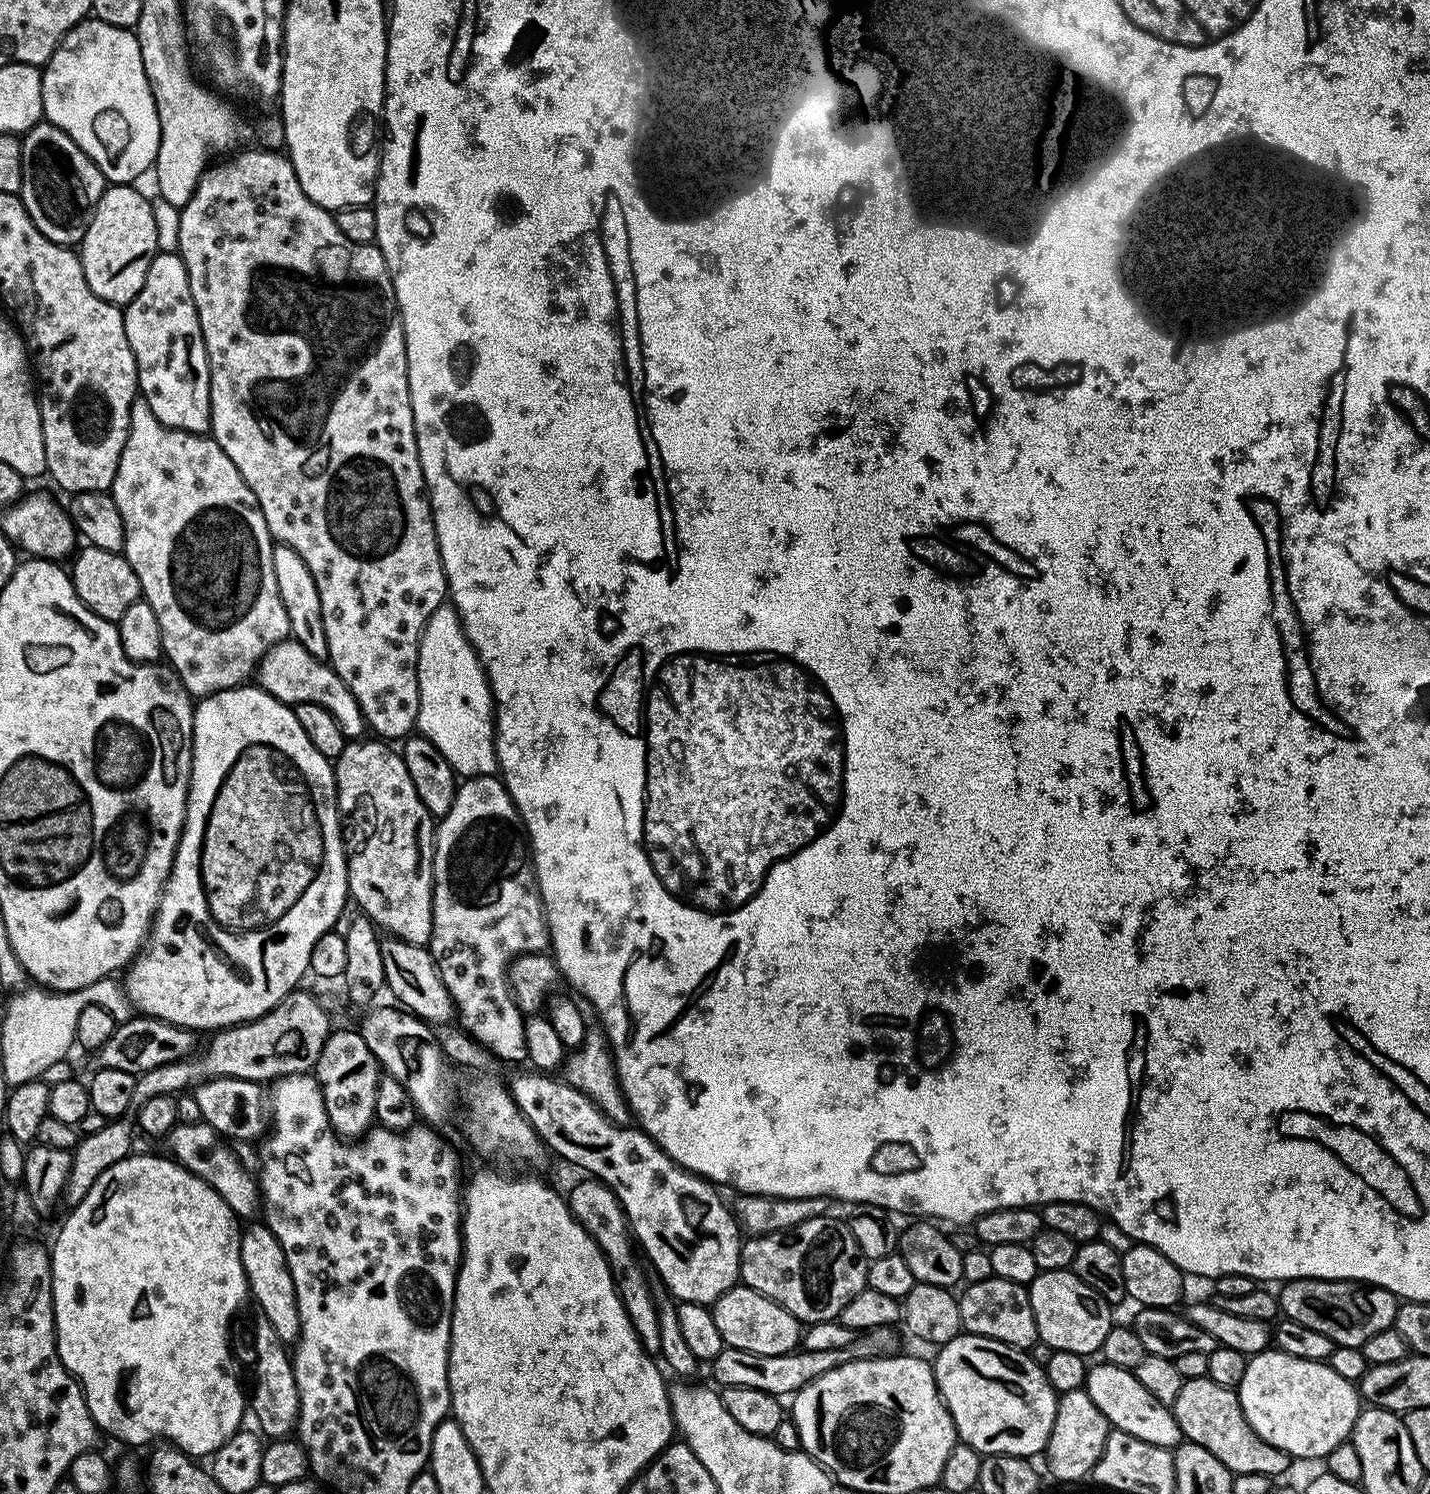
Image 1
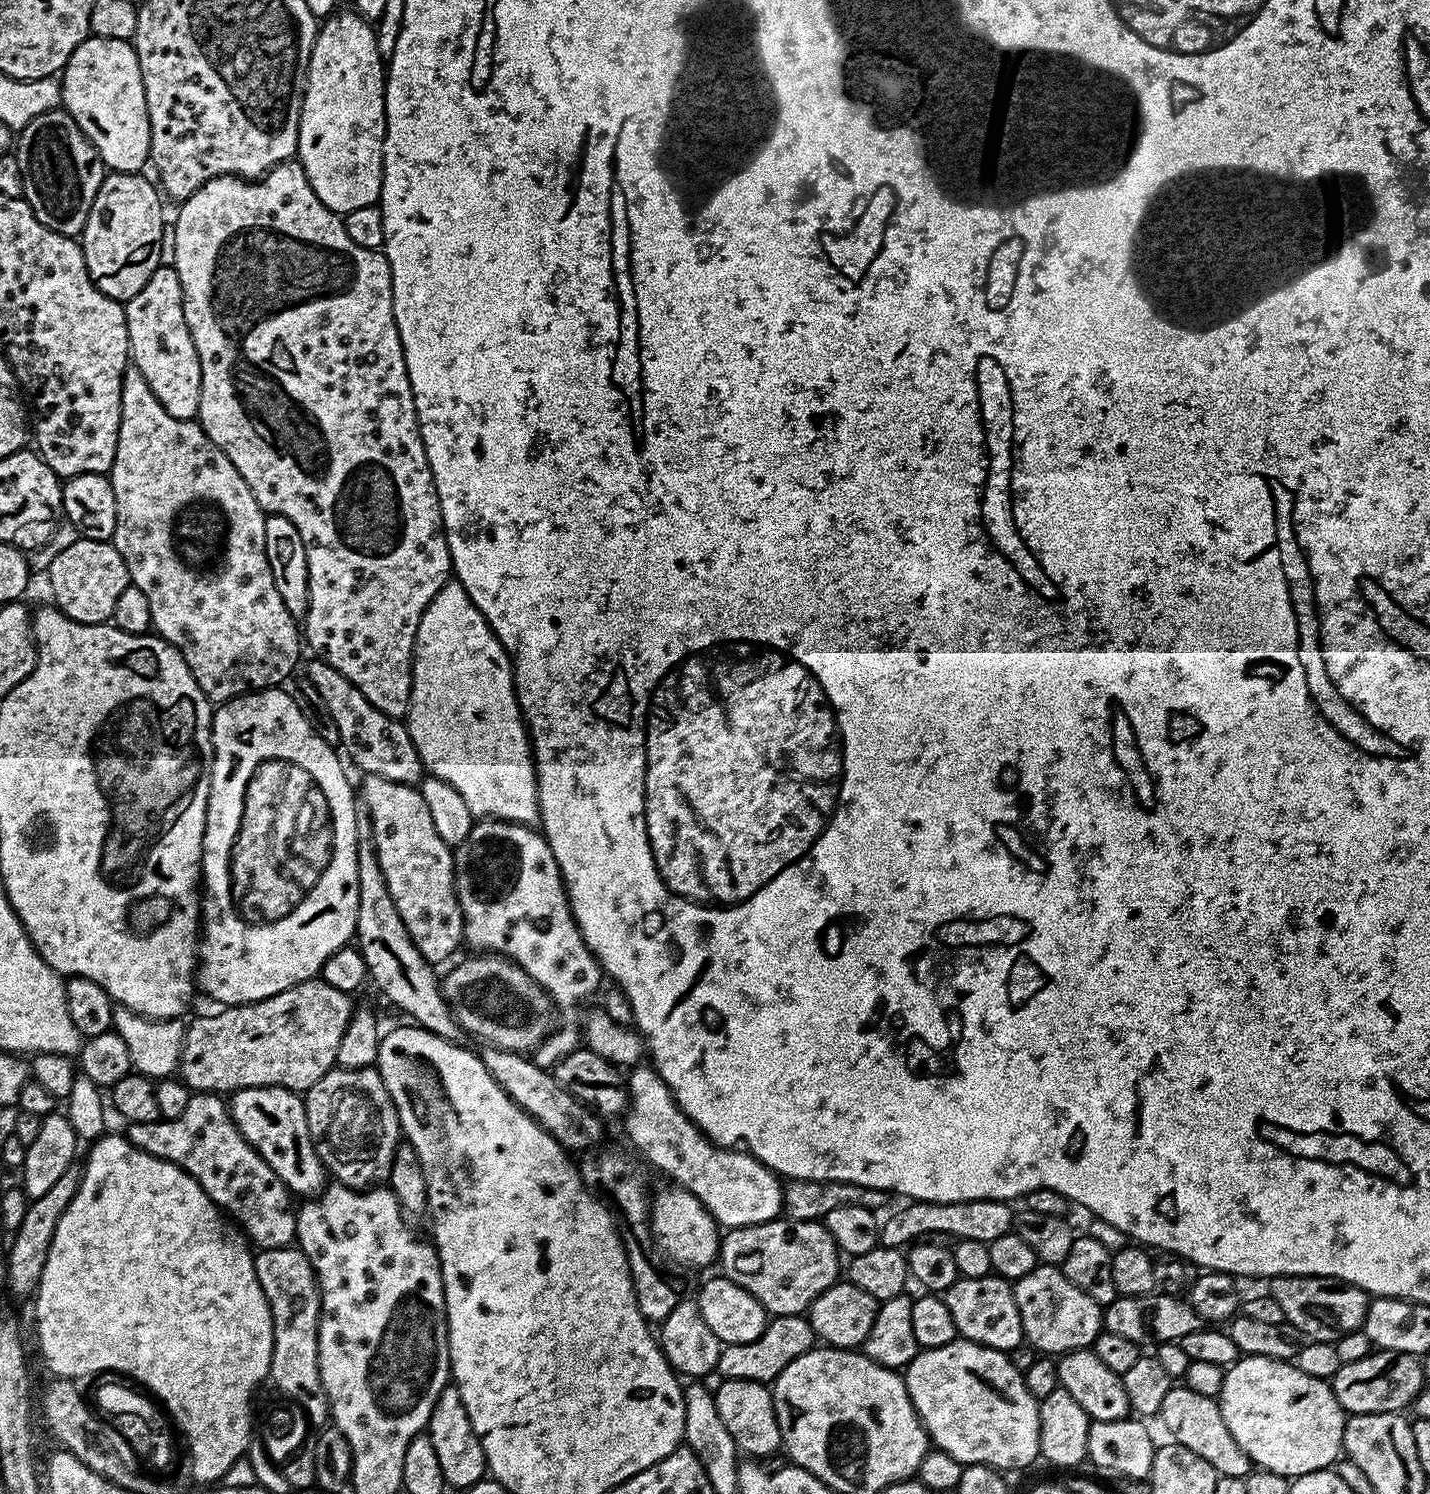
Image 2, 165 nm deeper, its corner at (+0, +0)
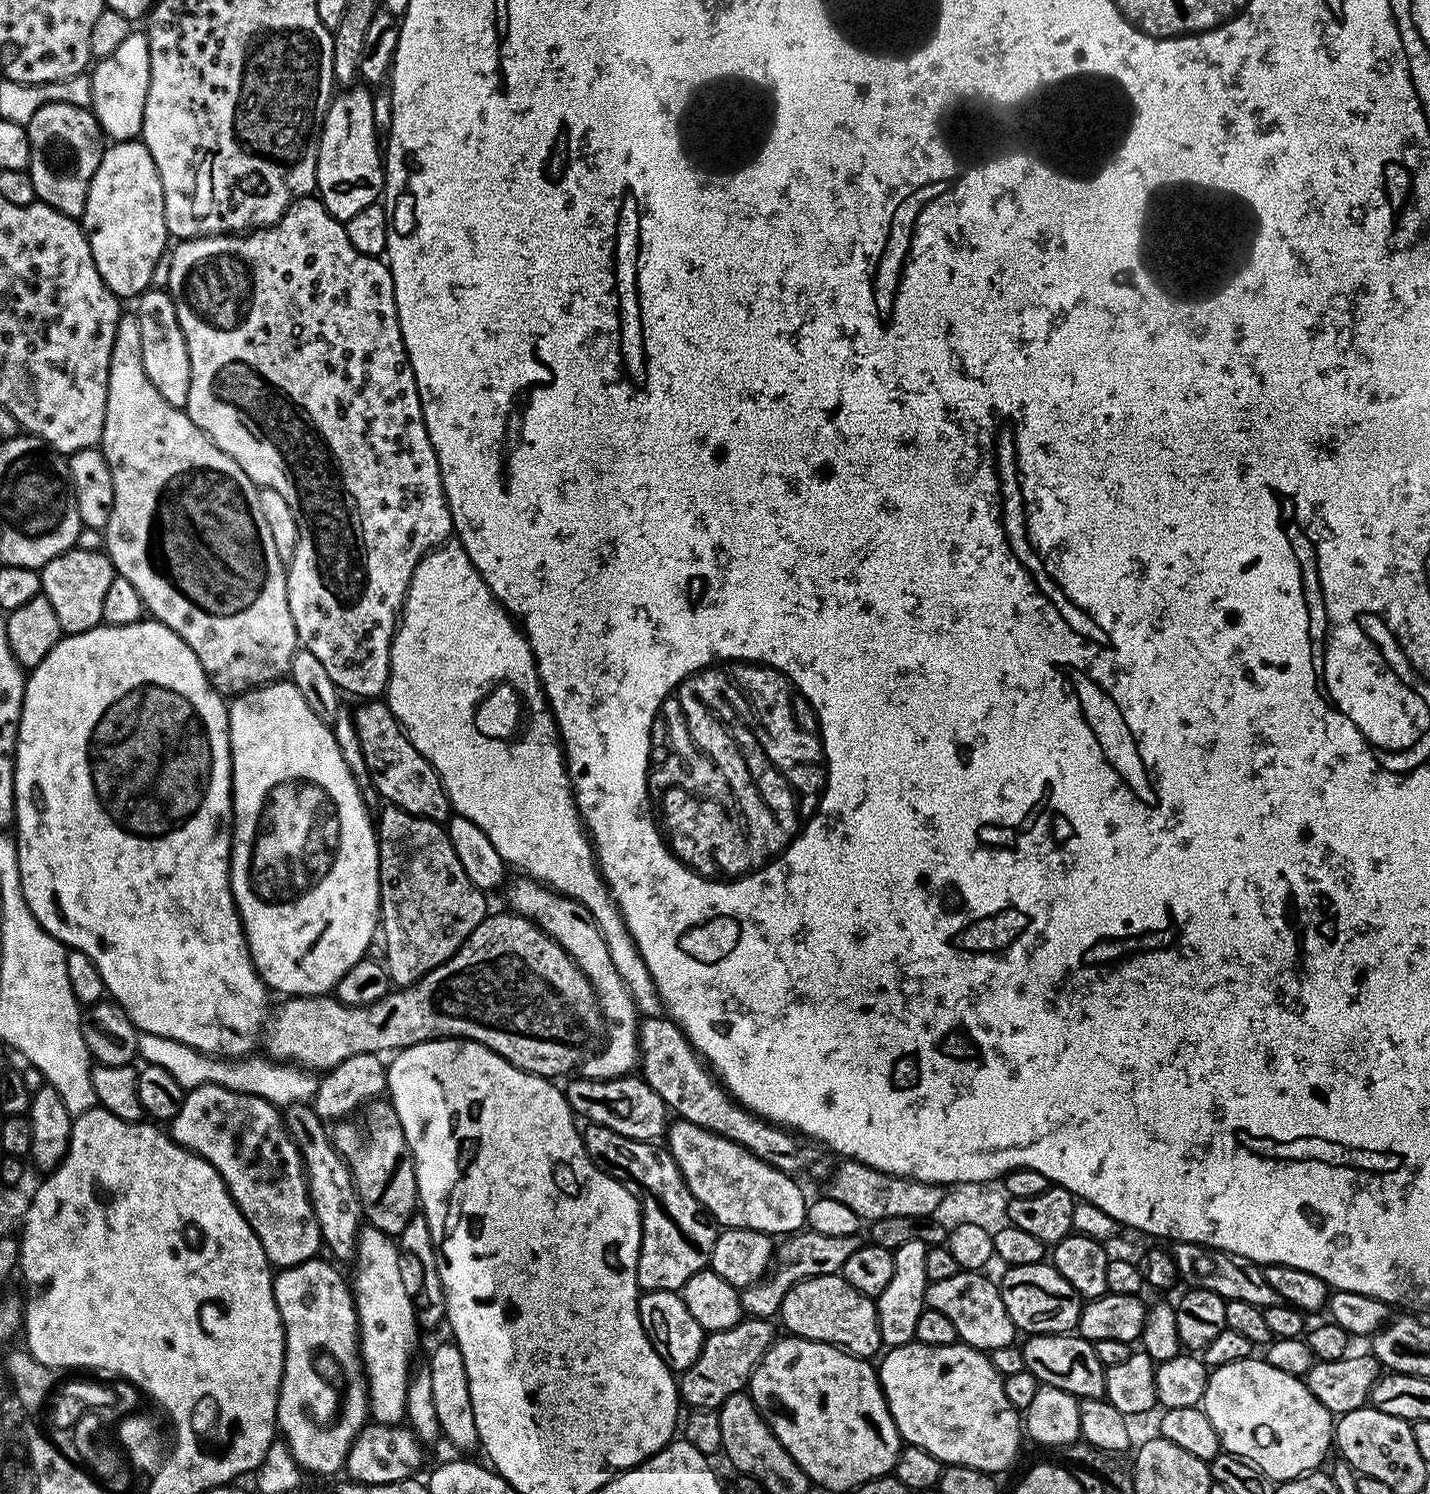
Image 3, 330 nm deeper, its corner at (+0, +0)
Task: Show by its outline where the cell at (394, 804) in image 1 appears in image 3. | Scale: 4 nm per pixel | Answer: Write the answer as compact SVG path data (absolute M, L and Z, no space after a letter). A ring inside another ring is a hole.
M381 807L376 834L380 841L380 923L388 978L393 985L408 988L417 984L430 970L445 964L464 944L464 940L484 921L485 893L466 878L454 846L450 846L443 823L418 818L401 808Z

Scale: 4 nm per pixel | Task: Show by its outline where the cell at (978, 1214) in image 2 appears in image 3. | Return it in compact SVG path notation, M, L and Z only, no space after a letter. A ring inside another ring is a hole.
M804 1230L799 1233L787 1235L781 1245L780 1243L773 1251L772 1263L764 1276L760 1277L750 1287L741 1289L740 1304L745 1313L753 1319L771 1319L780 1310L781 1300L793 1285L799 1281L807 1280L810 1277L834 1276L843 1271L846 1259L855 1250L860 1250L865 1237L861 1233L854 1235L834 1235L818 1234L811 1230Z

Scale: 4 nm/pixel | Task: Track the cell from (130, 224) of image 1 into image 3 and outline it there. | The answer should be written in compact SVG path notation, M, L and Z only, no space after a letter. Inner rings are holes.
M143 139L118 140L105 147L102 158L98 162L98 170L94 170L90 190L86 194L82 227L87 233L94 266L98 266L98 274L102 274L102 282L106 282L106 286L117 298L125 298L124 296L136 298L140 293L148 291L154 266L160 255L169 247L170 237L164 217L162 182L158 178L154 158L150 158L150 150L146 150Z

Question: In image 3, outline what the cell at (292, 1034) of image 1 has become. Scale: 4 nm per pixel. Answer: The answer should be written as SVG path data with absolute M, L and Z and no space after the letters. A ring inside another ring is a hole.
M503 910L504 912L496 912L493 914L485 915L484 921L472 932L468 937L464 940L464 944L460 949L451 956L450 959L445 964L440 964L434 970L430 970L426 973L422 979L420 979L417 984L411 984L408 988L400 988L399 990L389 991L387 996L384 996L378 1002L374 1002L370 1006L350 1006L349 1004L343 1004L340 1000L336 999L335 995L325 994L322 996L293 996L291 998L285 999L283 1002L285 1004L275 1005L274 1011L271 1013L270 1019L266 1024L266 1031L262 1036L262 1044L263 1047L268 1047L267 1055L271 1057L271 1059L277 1062L287 1062L289 1064L298 1064L301 1068L305 1070L311 1070L313 1073L320 1074L325 1070L331 1070L337 1068L342 1061L346 1058L350 1058L351 1056L357 1056L358 1054L366 1054L367 1052L373 1054L385 1054L384 1052L391 1053L393 1050L399 1050L401 1048L409 1048L410 1046L414 1046L415 1044L421 1044L422 1042L426 1042L427 1040L447 1040L449 1038L455 1038L457 1040L476 1040L482 1046L486 1046L490 1050L494 1050L498 1055L502 1058L506 1058L509 1060L514 1067L521 1068L524 1072L529 1072L530 1074L534 1074L535 1076L542 1076L545 1078L557 1078L556 1076L564 1076L567 1077L569 1074L567 1072L572 1072L581 1067L584 1061L588 1059L589 1056L593 1055L603 1045L606 1039L606 1021L604 1019L604 1011L600 1009L600 1000L596 996L596 991L594 990L594 986L591 982L588 981L588 976L586 975L579 966L576 965L575 962L572 961L572 957L568 955L566 950L562 950L562 946L555 940L554 938L550 938L550 934L546 934L538 925L534 923L532 920L527 920L526 917L520 916L517 912L511 910Z

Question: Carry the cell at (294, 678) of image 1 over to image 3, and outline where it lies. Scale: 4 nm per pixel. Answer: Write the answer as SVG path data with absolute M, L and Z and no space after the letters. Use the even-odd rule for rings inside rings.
M368 698L357 704L360 705L354 708L354 726L358 726L358 742L362 742L362 754L366 754L366 766L370 766L370 778L376 788L377 797L391 807L406 810L418 818L437 822L447 821L450 816L450 805L440 775L433 770L428 759L412 745L410 738L404 733L404 727L396 720L387 703L376 698Z

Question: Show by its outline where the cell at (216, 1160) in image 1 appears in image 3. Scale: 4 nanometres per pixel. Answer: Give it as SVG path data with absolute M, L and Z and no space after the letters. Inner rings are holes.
M203 1084L185 1095L182 1110L170 1122L170 1135L175 1144L182 1145L218 1170L238 1210L242 1210L246 1222L250 1222L254 1234L258 1234L258 1242L262 1242L262 1250L266 1250L269 1264L277 1269L289 1268L313 1259L319 1253L316 1251L321 1251L320 1227L312 1209L304 1163L277 1105L250 1094L226 1090L217 1084Z

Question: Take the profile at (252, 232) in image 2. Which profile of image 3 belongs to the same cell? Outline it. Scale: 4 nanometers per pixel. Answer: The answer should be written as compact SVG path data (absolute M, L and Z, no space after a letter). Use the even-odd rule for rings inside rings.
M315 195L295 200L282 219L269 228L257 228L247 234L195 236L193 240L181 240L175 246L177 248L171 249L170 282L166 291L172 295L178 326L182 326L186 350L190 354L188 417L222 451L230 454L256 485L278 490L278 494L286 498L290 510L294 510L298 542L292 559L286 564L286 590L297 641L322 662L326 674L330 674L341 693L360 696L356 698L383 697L388 691L392 635L396 633L400 609L408 596L410 578L420 559L453 535L452 515L444 496L438 458L428 437L414 370L404 348L392 272L383 259L354 250L350 238L346 238L343 223L334 219Z

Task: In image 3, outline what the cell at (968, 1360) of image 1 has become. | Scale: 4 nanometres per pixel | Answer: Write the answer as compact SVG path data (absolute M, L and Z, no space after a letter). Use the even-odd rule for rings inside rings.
M911 1342L906 1345L898 1345L897 1348L888 1348L883 1353L884 1361L878 1364L878 1375L880 1378L880 1388L884 1392L884 1397L888 1403L890 1414L894 1418L896 1428L900 1432L901 1441L905 1445L913 1444L938 1458L945 1465L961 1464L967 1468L977 1468L979 1472L997 1474L1016 1456L1016 1451L1020 1448L1020 1436L1022 1440L1022 1416L1014 1406L1010 1406L1010 1398L1006 1398L1004 1389L1004 1377L997 1374L992 1365L991 1359L978 1348L957 1342L950 1346L926 1346L919 1342Z

